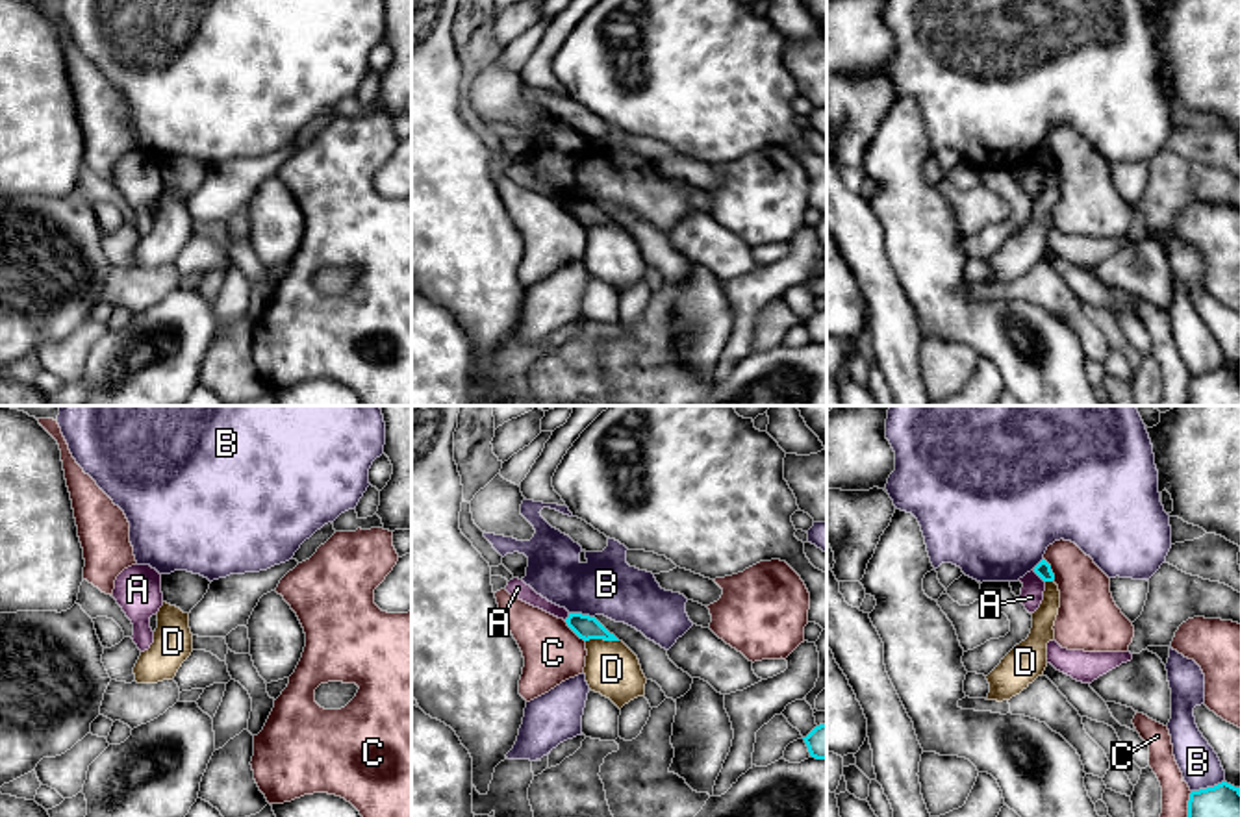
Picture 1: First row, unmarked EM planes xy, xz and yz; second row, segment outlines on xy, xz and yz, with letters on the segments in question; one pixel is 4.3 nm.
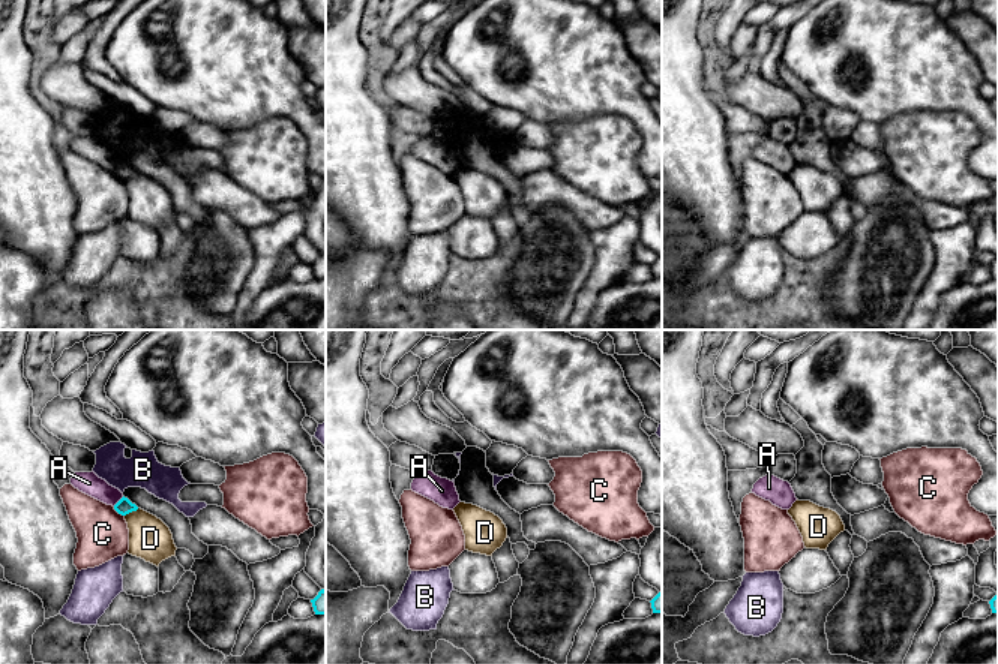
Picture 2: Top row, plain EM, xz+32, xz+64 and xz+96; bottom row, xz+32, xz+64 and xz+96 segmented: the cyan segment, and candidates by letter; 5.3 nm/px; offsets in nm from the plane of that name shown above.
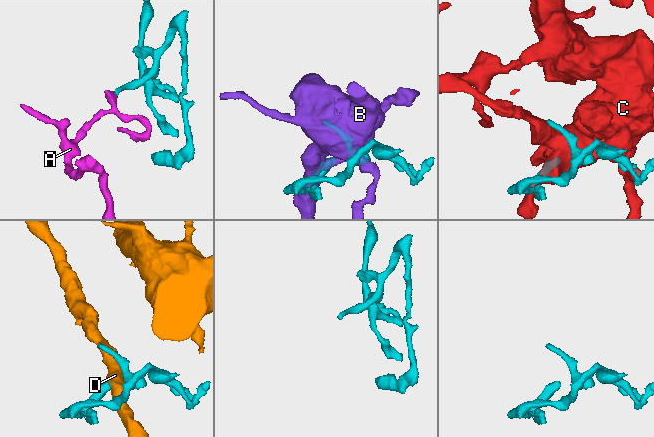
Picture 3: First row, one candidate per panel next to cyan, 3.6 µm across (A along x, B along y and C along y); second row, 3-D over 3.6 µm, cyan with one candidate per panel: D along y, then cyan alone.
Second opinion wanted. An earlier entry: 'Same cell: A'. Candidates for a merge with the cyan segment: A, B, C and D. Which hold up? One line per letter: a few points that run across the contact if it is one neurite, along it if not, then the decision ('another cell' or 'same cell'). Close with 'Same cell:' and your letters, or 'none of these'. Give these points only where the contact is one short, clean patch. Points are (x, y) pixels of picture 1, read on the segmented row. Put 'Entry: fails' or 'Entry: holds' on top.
Entry: fails
A: line yz (1033, 569), (1044, 582); another cell
B: another cell
C: another cell
D: another cell
Same cell: none of these

